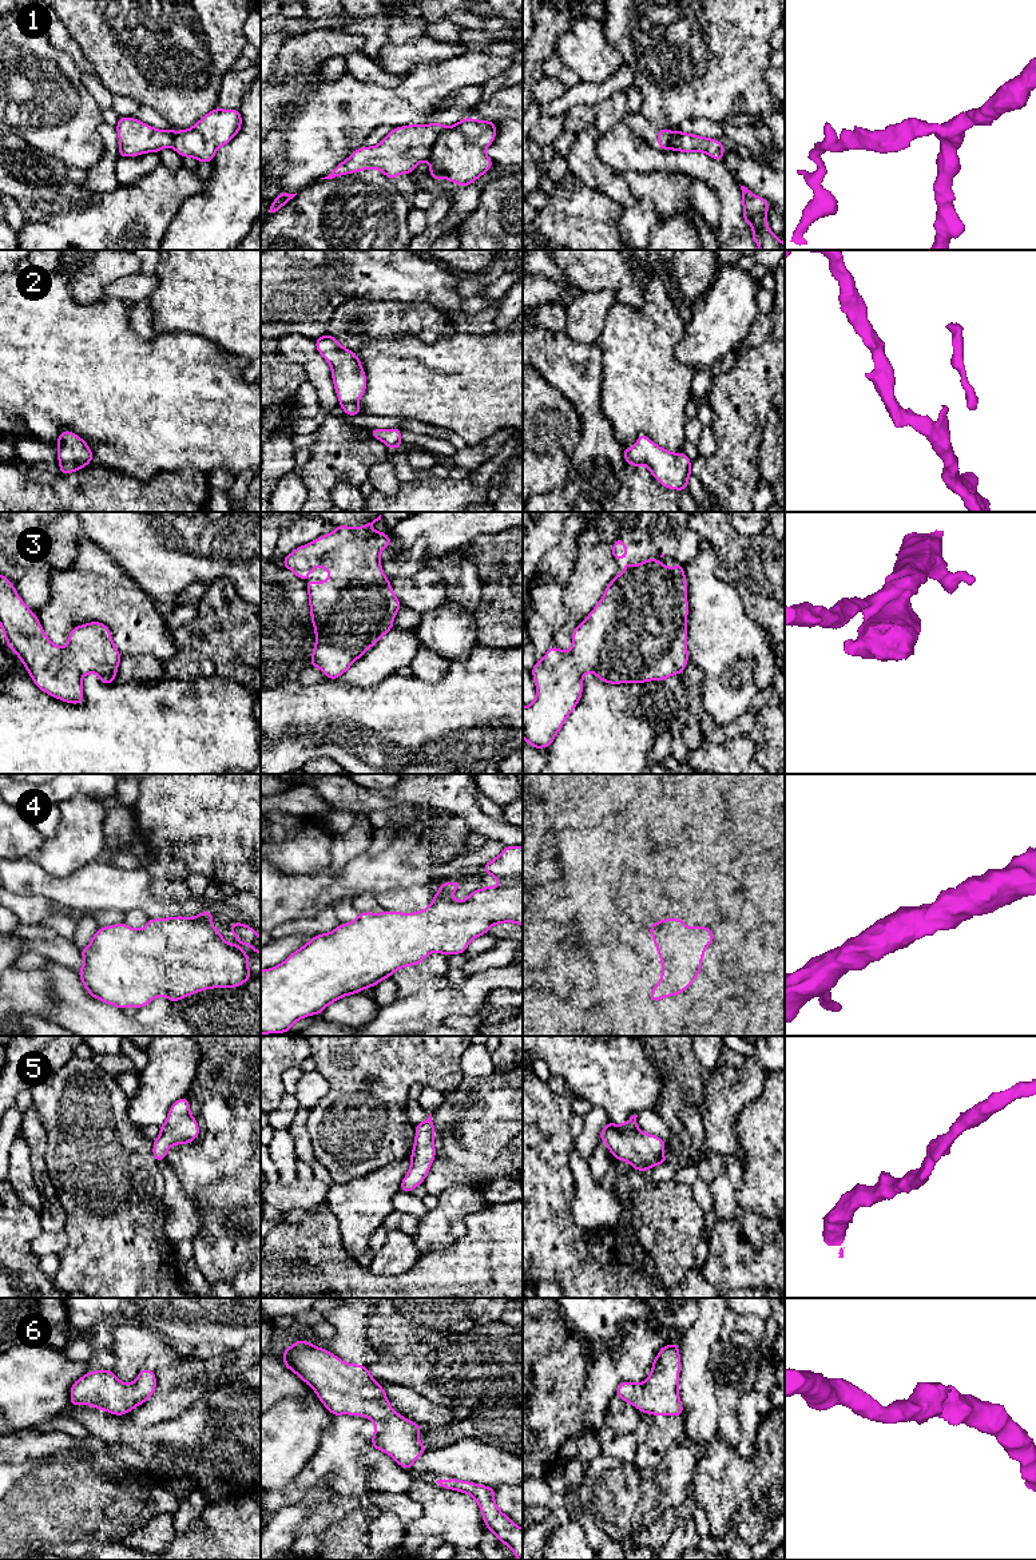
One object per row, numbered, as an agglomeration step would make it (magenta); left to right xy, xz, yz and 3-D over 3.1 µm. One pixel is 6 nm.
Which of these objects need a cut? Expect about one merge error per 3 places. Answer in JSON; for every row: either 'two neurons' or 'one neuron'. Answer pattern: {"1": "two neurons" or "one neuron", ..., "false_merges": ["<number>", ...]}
{"1": "two neurons", "2": "one neuron", "3": "one neuron", "4": "one neuron", "5": "one neuron", "6": "one neuron", "false_merges": ["1"]}

